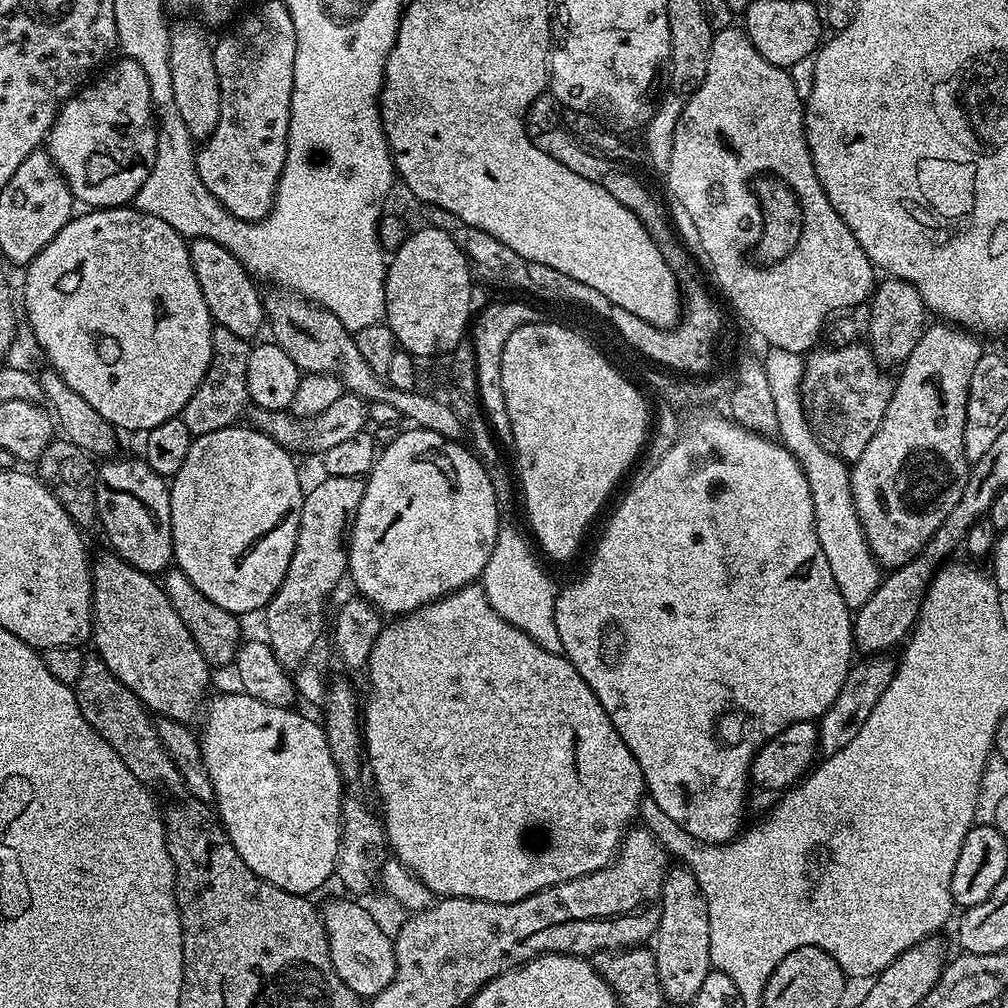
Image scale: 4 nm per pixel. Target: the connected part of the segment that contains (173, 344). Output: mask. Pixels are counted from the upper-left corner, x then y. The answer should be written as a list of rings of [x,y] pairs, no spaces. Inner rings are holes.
[[[121,206],[118,208],[97,208],[95,210],[85,211],[85,216],[80,214],[73,215],[66,226],[62,226],[62,230],[58,230],[58,234],[54,234],[54,238],[47,244],[40,253],[33,259],[32,263],[27,265],[24,276],[24,304],[22,300],[22,312],[28,315],[28,324],[32,327],[32,336],[36,339],[38,347],[44,351],[44,356],[49,360],[51,371],[56,372],[66,382],[66,386],[70,386],[70,390],[74,390],[77,394],[82,394],[82,398],[86,398],[86,402],[90,402],[90,406],[94,406],[94,410],[98,410],[98,414],[102,414],[102,418],[106,418],[106,422],[110,422],[113,428],[128,432],[147,433],[148,429],[158,426],[158,422],[166,422],[170,418],[179,416],[182,409],[186,406],[186,402],[190,402],[190,398],[198,390],[198,386],[204,380],[206,370],[212,361],[212,329],[214,321],[210,310],[206,306],[206,298],[202,298],[202,286],[198,286],[198,278],[194,278],[194,266],[190,266],[190,254],[188,253],[189,241],[180,233],[176,232],[170,226],[166,226],[166,222],[162,222],[162,218],[151,216],[145,212],[141,212],[135,206]]]

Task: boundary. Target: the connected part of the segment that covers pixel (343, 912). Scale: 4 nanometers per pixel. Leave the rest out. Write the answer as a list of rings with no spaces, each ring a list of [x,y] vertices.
[[[332,900],[323,905],[322,915],[330,942],[330,958],[338,978],[361,998],[371,998],[386,990],[396,973],[393,937],[389,933],[387,936],[383,926],[352,900]]]

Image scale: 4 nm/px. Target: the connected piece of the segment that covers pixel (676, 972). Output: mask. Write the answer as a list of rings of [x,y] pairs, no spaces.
[[[687,866],[669,867],[664,874],[660,895],[660,921],[654,937],[654,951],[658,966],[658,982],[664,991],[665,1001],[687,1005],[698,994],[706,974],[713,971],[710,958],[710,918],[706,914],[706,898],[700,893],[698,882]]]

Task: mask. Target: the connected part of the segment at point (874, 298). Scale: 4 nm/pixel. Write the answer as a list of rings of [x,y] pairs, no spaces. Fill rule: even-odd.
[[[884,278],[877,283],[871,297],[869,308],[869,330],[867,343],[870,345],[877,364],[903,365],[908,359],[910,350],[918,346],[918,338],[922,338],[924,329],[930,320],[930,313],[924,307],[922,294],[910,282],[895,278]]]

